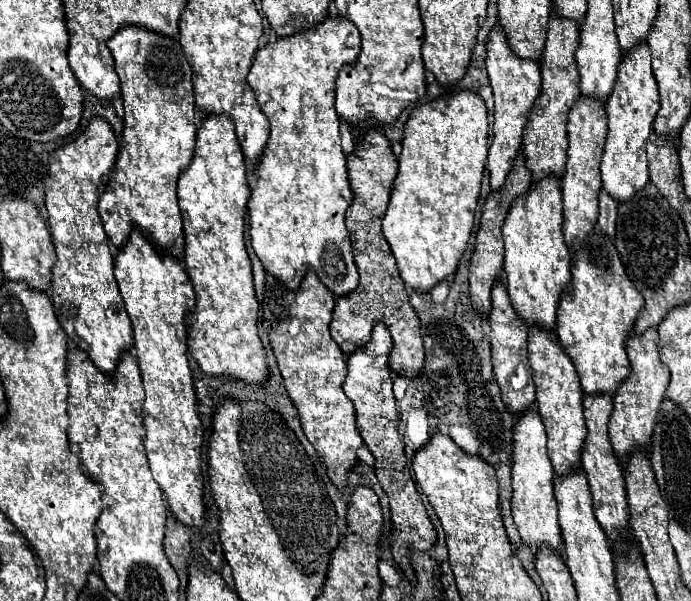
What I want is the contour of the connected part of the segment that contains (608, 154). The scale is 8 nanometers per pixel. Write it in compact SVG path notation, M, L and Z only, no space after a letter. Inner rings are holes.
M646 44L622 56L618 66L616 86L606 102L608 136L602 154L602 186L616 202L628 202L636 190L644 190L650 182L646 164L646 140L652 132L652 122L660 110L660 94L654 74L650 70L650 50Z

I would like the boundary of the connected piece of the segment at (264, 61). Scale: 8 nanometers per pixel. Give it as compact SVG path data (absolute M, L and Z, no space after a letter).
M326 18L318 26L294 36L268 42L254 56L248 84L256 94L260 110L270 122L270 138L256 168L252 194L248 202L250 238L264 270L280 280L288 290L296 290L308 270L314 270L320 282L336 296L348 296L358 288L358 270L354 266L350 234L346 228L346 210L352 204L346 156L340 148L340 120L334 108L334 88L344 66L352 66L360 54L360 34L346 18Z

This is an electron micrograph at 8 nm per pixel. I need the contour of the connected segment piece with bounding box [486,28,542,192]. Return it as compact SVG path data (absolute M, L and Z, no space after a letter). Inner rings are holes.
M494 28L490 34L490 40L486 44L486 70L490 78L490 86L494 92L494 138L488 150L488 172L490 172L490 186L492 192L498 192L504 186L504 180L508 172L514 166L514 158L518 156L518 150L522 148L524 140L524 128L528 124L528 116L532 110L532 104L542 88L540 78L540 64L534 60L522 60L514 56L506 44L504 32L500 28Z

